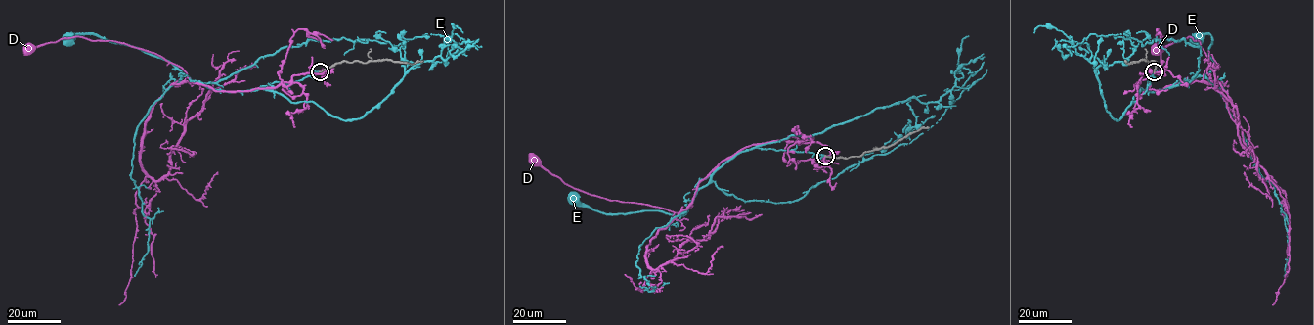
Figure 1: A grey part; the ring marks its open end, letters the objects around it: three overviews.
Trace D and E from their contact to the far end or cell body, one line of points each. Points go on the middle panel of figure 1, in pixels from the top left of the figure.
D: (826, 156), (829, 149), (817, 142), (746, 146), (704, 178), (692, 206), (678, 212), (584, 192), (533, 160)
E: (824, 156), (757, 147), (739, 151), (696, 192), (681, 215), (659, 210), (602, 213), (579, 206), (573, 198)

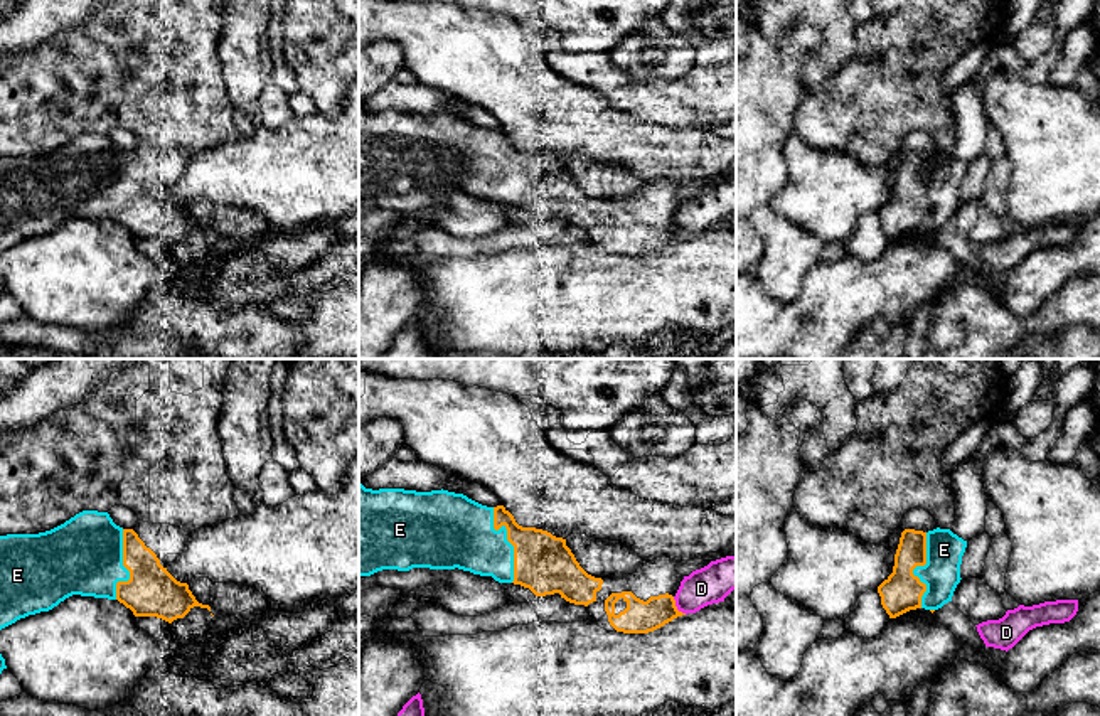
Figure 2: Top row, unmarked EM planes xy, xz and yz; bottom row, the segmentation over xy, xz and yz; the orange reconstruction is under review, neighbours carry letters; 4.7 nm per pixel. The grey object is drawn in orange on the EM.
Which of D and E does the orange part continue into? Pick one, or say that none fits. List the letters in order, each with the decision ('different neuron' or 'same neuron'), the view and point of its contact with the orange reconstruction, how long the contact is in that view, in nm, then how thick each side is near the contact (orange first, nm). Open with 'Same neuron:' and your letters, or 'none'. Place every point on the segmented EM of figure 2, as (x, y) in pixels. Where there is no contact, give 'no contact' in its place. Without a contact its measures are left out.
Same neuron: E
D: different neuron | xz (676, 607) | 110 nm | 160/180 nm
E: same neuron | xz (507, 539) | 380 nm | 280/340 nm

